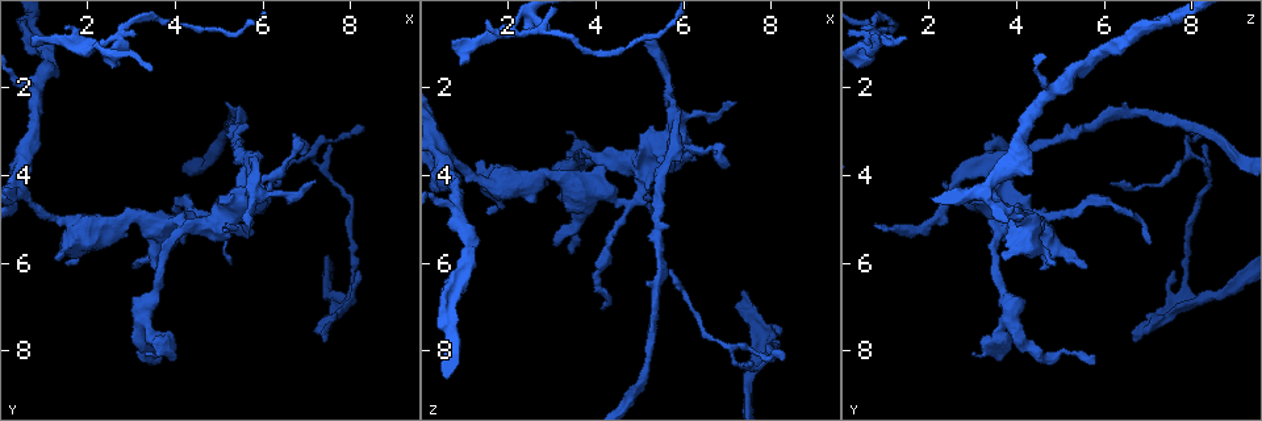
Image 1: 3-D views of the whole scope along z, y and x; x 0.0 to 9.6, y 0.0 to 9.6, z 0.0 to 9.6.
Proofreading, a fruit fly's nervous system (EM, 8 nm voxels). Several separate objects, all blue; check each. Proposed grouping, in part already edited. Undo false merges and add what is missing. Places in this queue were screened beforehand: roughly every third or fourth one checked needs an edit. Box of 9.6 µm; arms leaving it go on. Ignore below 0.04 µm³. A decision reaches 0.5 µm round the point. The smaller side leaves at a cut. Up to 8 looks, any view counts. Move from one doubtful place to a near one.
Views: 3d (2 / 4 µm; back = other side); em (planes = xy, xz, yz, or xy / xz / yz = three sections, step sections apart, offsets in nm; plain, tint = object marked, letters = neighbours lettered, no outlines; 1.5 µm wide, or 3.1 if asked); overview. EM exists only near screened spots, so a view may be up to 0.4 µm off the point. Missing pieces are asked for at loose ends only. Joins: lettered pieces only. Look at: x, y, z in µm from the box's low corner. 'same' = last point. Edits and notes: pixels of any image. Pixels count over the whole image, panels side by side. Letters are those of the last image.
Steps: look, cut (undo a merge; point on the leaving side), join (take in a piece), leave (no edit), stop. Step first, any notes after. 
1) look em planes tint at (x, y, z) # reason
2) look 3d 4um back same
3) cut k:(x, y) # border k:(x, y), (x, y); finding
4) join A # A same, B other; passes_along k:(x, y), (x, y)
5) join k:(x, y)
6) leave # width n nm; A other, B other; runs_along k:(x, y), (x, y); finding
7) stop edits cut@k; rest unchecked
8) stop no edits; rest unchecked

look em planes plain at (7.85, 6.95, 7.70) # arms part here

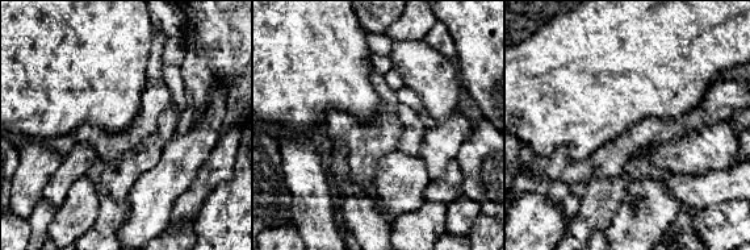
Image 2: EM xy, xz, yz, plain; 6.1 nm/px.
look em planes tint same

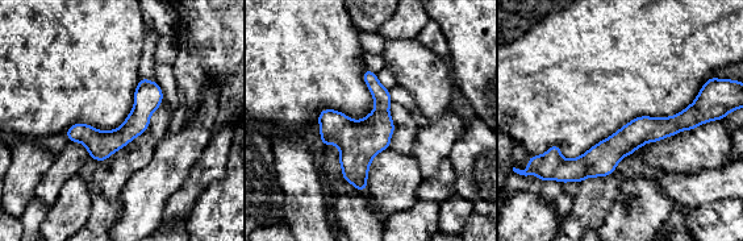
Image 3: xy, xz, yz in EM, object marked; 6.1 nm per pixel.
look em planes letters same # see the neighbours

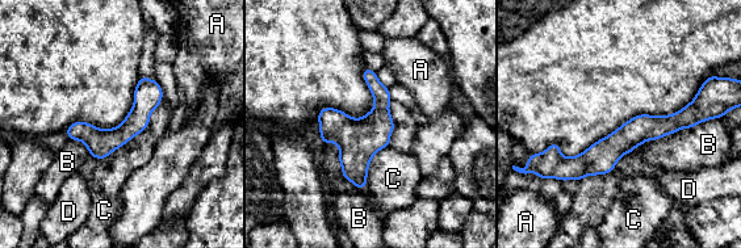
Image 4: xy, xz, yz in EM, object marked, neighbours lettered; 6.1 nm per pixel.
leave # A other, B other, C other, D other; border 4:(389, 146), (373, 155), (365, 188); continuous, no second neuron

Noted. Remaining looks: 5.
look 3d 2um at (4.85, 4.95, 4.60) # touches itself

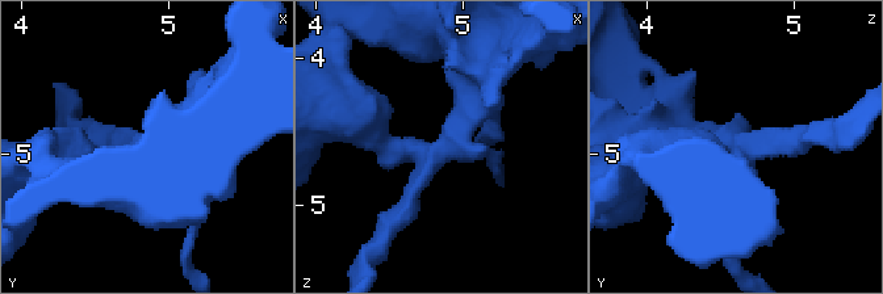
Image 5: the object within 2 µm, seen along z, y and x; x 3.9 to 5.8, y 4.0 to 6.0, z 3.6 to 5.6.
look em planes letters at (4.84, 4.92, 4.64) # need the tissue

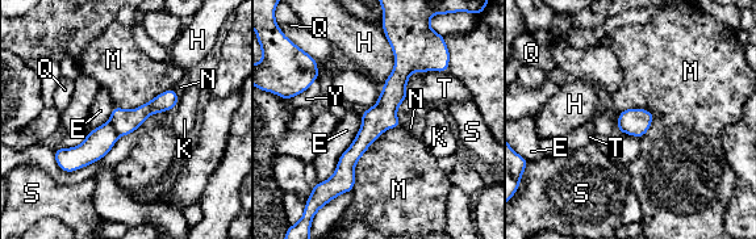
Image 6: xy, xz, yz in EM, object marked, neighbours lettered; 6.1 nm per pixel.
cut 6:(124, 122) # longest_contact M 500 nm; E other, H other, K other, M other, N other, Q other, S other, T other, Y other; part_leaving 6:(393, 42), (400, 76), (341, 188); two neurons meet here

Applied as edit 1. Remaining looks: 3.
look 3d 4um back at (0.80, 2.10, 4.80) # three-way junction

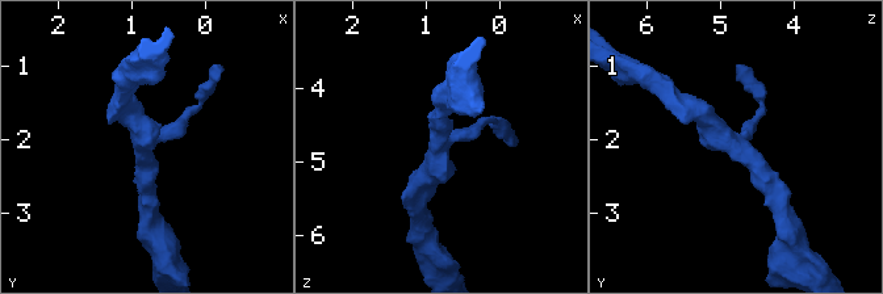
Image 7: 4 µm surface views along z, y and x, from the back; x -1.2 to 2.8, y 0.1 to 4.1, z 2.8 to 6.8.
look em xy step 4 tint at (0.85, 2.10, 4.75) # arms 3

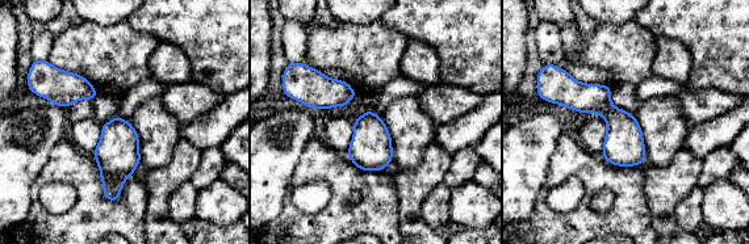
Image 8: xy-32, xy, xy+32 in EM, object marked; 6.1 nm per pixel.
look em planes letters same # cut it another way

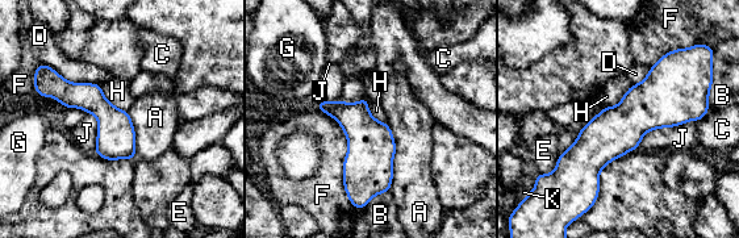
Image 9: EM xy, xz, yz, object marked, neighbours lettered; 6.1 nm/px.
leave # longest_contact F 480 nm; A other, B other, C other, D other, E other, F other, G other, H other, J other, K other; runs_along 9:(45, 92), (86, 96), (132, 154); one neuron here

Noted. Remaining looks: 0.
stop edits cut@6; rest unchecked

